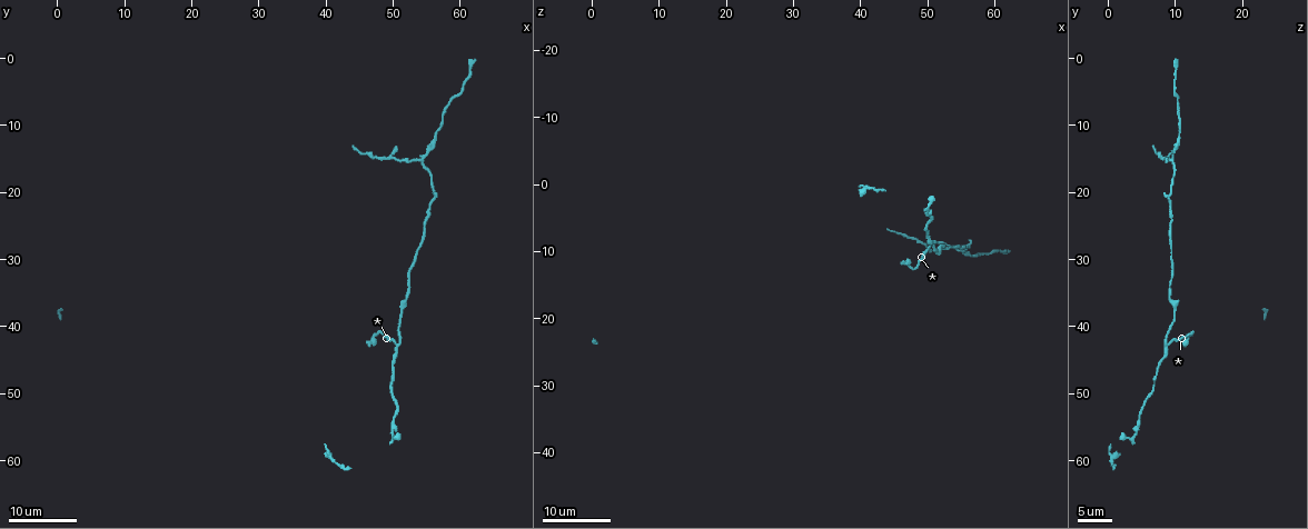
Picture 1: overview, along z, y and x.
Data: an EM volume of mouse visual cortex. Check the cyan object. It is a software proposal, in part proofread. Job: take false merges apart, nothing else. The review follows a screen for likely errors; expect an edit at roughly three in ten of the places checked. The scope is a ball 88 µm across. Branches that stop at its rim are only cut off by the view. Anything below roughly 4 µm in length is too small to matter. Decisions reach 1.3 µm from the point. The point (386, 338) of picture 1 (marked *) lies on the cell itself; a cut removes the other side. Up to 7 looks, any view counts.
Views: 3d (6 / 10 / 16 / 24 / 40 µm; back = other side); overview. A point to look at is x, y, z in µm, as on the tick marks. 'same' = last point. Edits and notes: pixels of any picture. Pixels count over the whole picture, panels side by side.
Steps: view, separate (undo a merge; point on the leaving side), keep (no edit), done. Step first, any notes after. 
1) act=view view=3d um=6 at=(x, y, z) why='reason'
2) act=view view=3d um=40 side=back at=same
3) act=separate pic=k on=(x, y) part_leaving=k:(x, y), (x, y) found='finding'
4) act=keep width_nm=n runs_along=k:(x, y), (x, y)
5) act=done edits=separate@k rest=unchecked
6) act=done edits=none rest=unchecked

act=view view=3d um=24 at=(48.5, 40.5, 12.5) why='calibre changes'

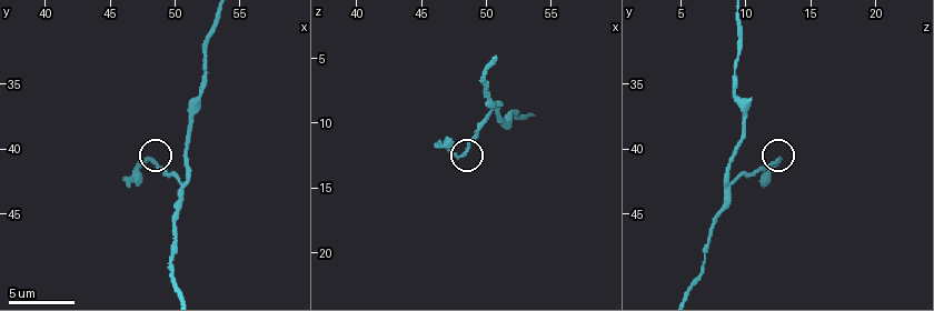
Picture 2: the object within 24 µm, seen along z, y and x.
act=view view=3d um=6 at=(48.2, 41.0, 12.4)

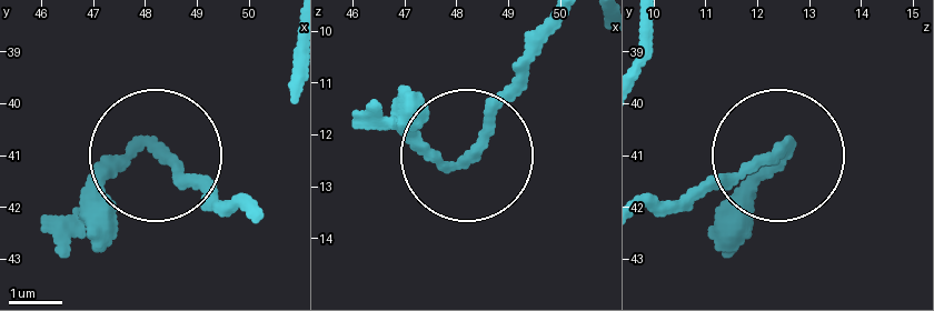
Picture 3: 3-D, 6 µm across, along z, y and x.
act=view view=3d um=6 side=back at=(48.00, 40.90, 12.55) why='from behind'

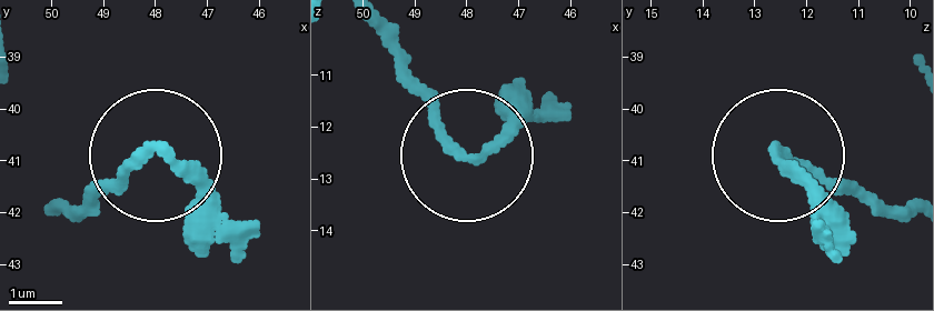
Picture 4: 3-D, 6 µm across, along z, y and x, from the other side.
act=keep runs_along=4:(102, 198), (142, 167), (168, 171), (244, 247) found='one cell here'

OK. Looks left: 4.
act=view view=3d um=16 at=(49.5, 15.0, 9.0) why='three arms meet'

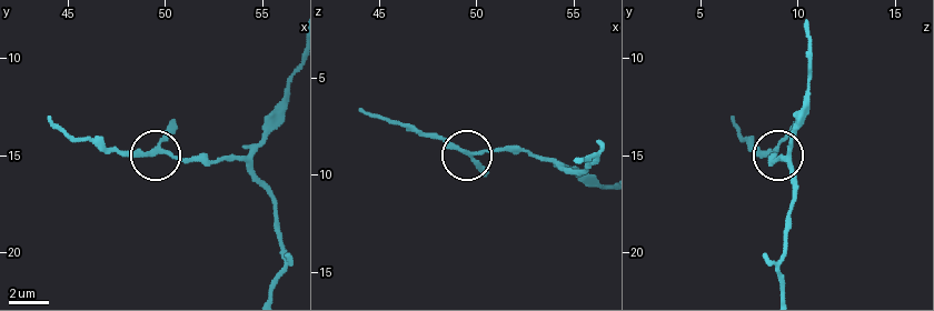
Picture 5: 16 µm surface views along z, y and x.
act=view view=3d um=6 at=(49.6, 14.8, 8.9) why='zoom in'

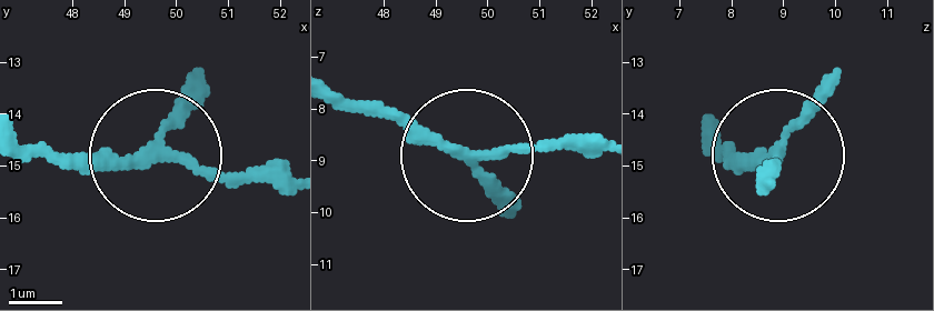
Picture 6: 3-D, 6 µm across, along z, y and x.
act=keep runs_along=6:(596, 151), (556, 138), (450, 151), (348, 103) found='continuous, no second cell'

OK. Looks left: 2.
act=view view=3d um=24 at=(54.0, 15.0, 9.5) why='small branch off a trunk'

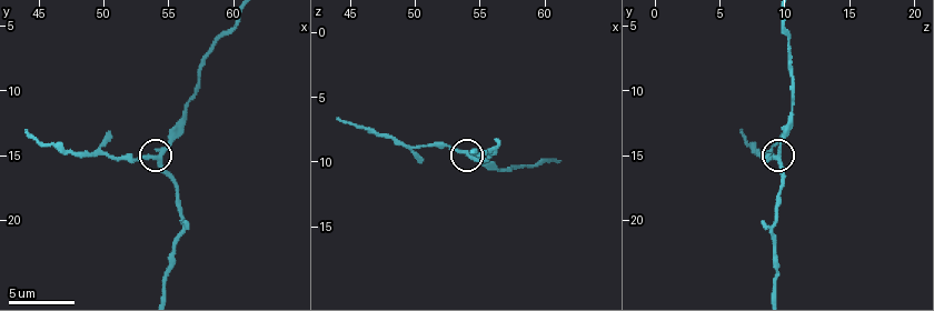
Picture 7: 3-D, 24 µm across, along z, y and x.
act=view view=3d um=10 at=(54.2, 15.0, 9.6)

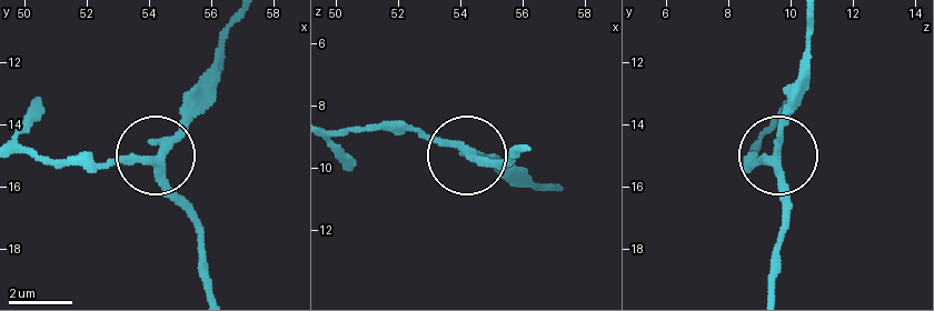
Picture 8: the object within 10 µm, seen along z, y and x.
act=keep width_nm=250 runs_along=8:(209, 286), (190, 206), (153, 161), (60, 167) found='continuous, no second cell'

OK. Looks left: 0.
act=done edits=none rest=unchecked

